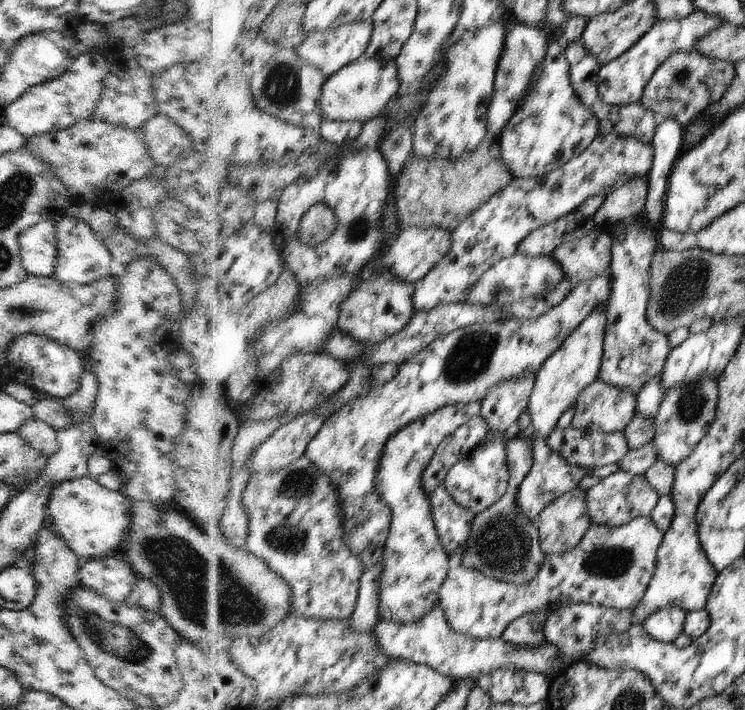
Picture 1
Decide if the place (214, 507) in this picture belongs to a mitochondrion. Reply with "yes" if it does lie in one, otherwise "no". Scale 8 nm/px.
no

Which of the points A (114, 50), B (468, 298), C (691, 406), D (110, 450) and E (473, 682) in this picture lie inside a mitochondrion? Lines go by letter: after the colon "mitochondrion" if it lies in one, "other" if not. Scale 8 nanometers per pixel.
A: other
B: other
C: mitochondrion
D: other
E: other

